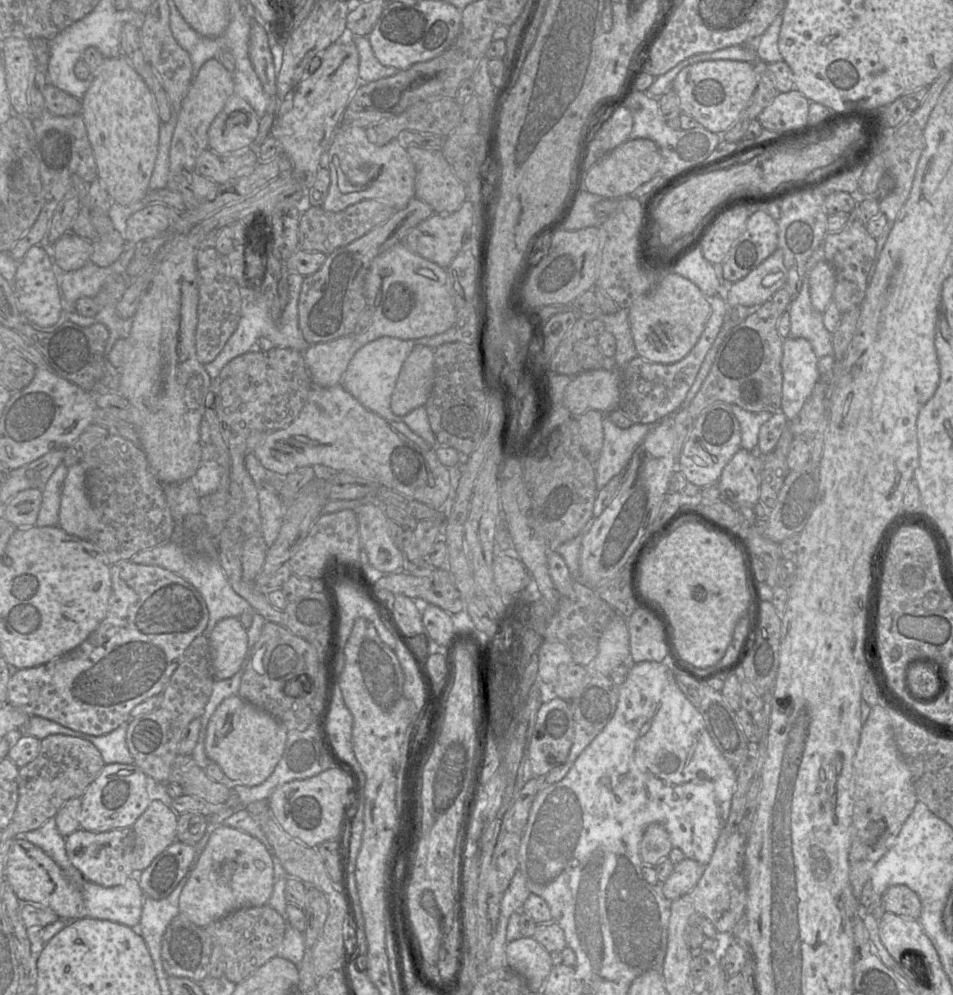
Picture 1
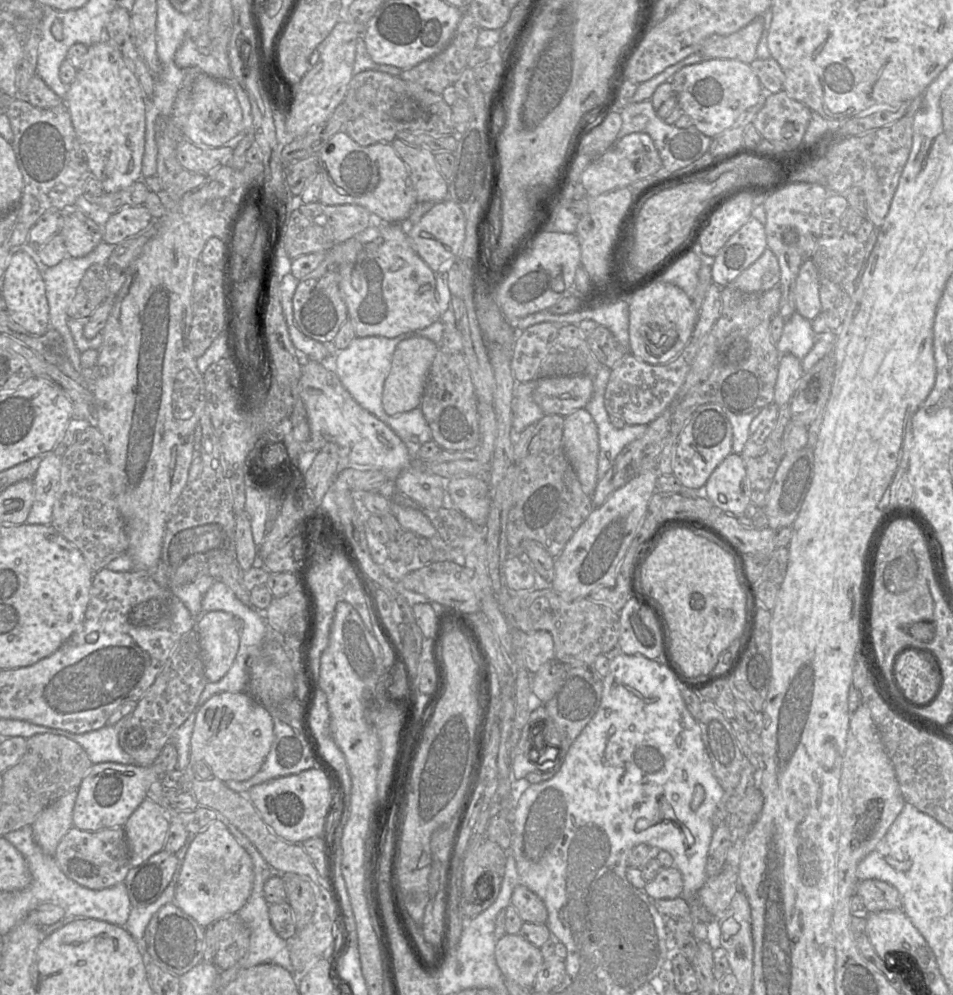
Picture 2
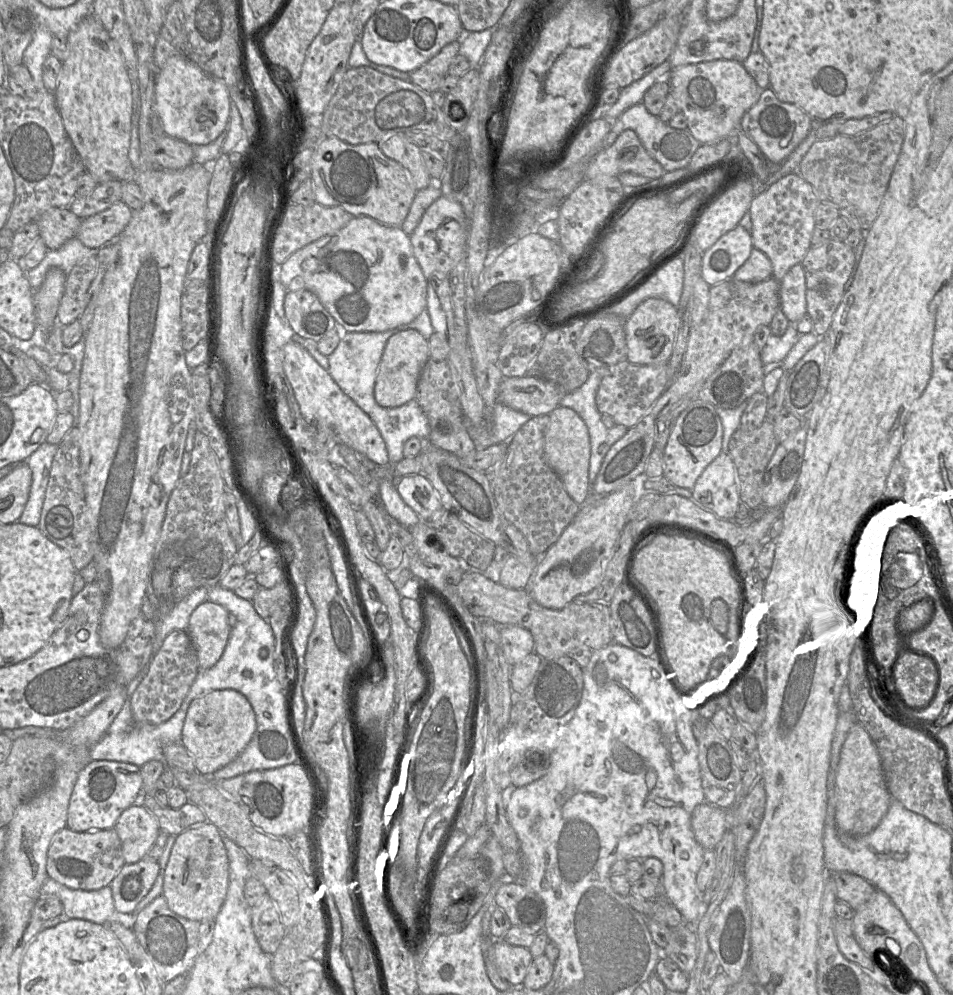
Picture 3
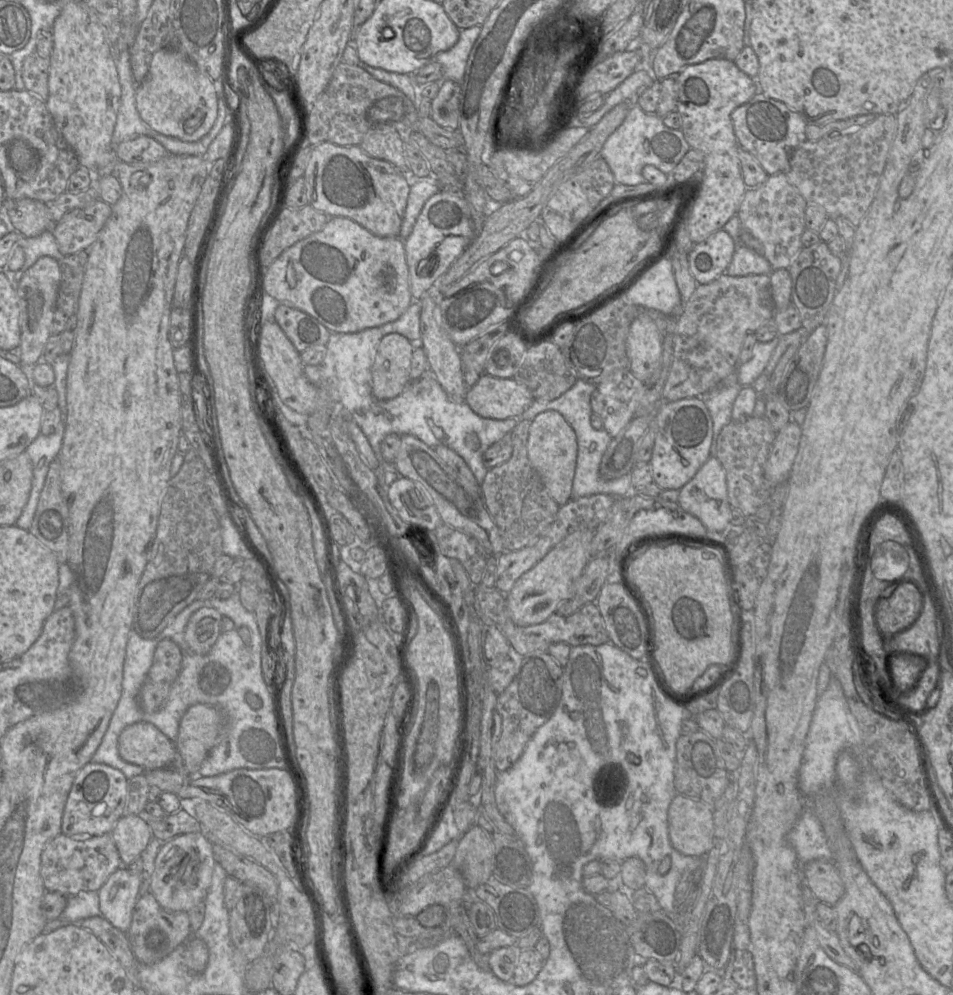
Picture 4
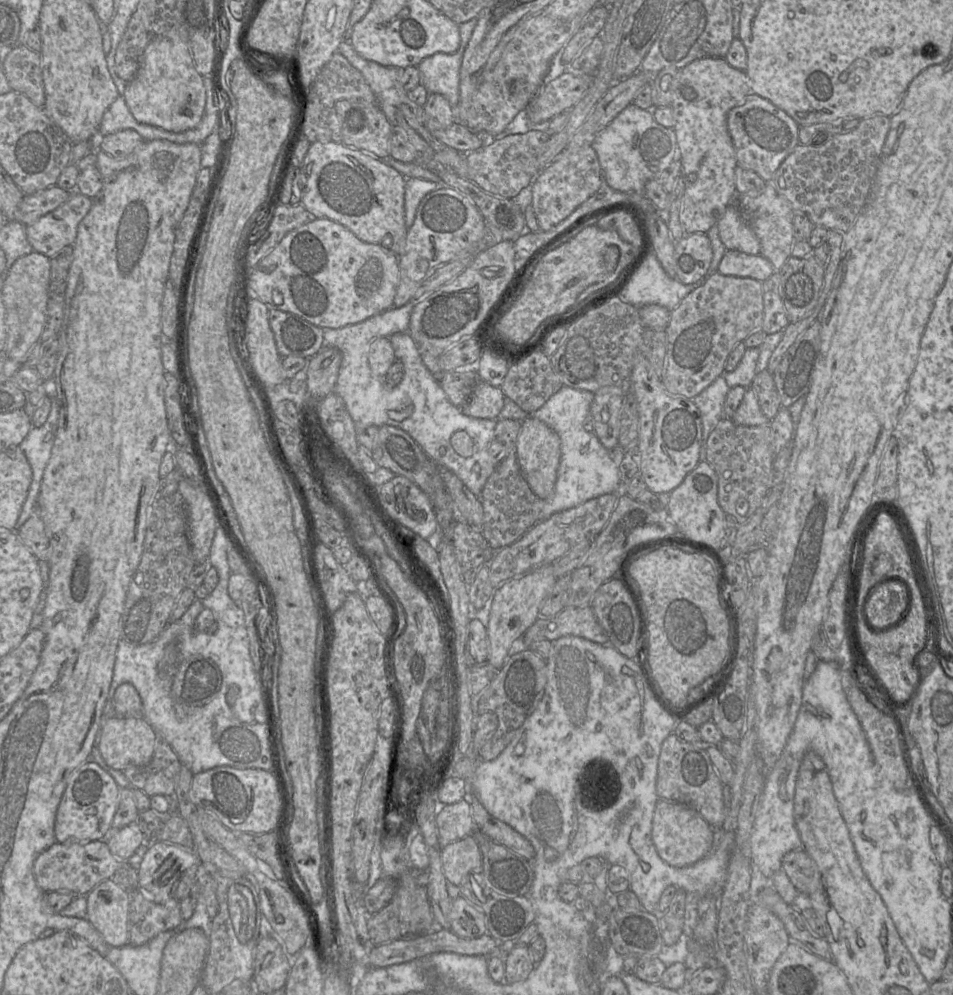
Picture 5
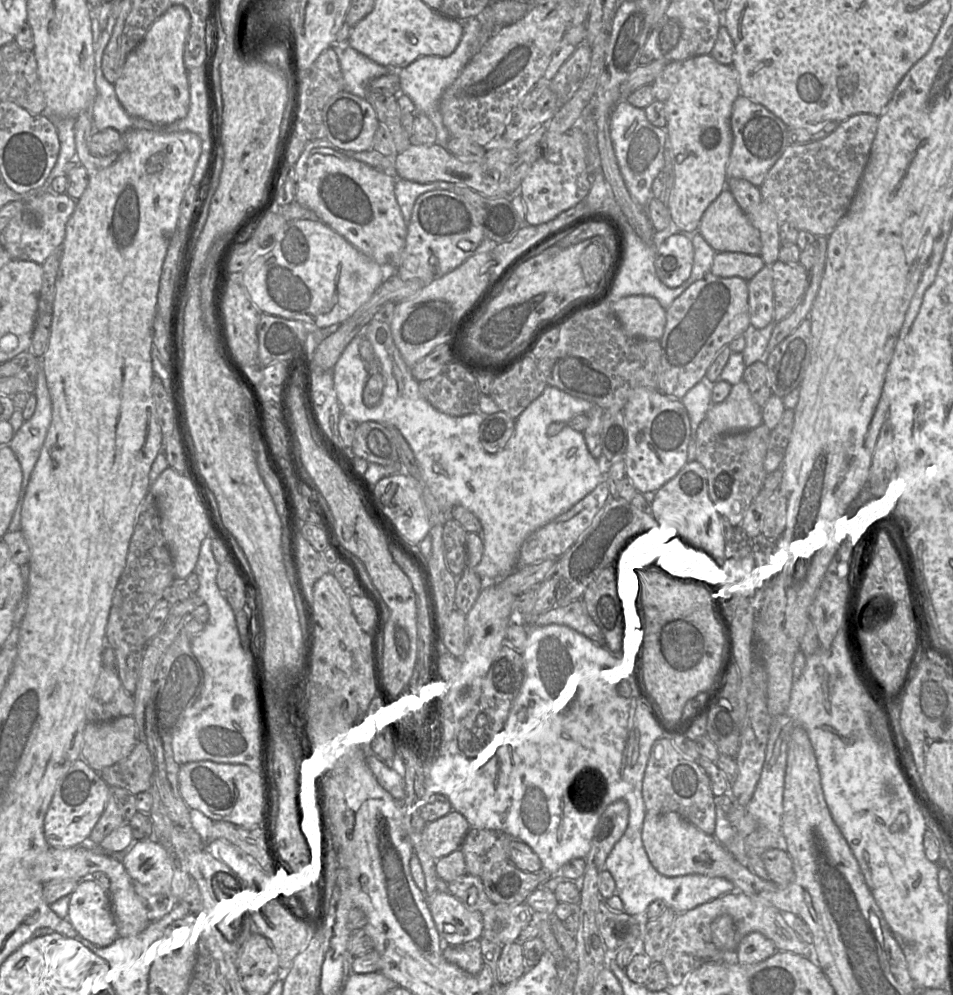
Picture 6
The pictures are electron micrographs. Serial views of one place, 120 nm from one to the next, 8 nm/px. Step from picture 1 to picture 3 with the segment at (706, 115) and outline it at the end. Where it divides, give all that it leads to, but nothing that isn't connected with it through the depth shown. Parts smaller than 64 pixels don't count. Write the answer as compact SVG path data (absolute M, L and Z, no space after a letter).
M735 60L687 64L670 73L670 93L687 120L687 129L701 144L737 134L743 115L759 100L763 90Z

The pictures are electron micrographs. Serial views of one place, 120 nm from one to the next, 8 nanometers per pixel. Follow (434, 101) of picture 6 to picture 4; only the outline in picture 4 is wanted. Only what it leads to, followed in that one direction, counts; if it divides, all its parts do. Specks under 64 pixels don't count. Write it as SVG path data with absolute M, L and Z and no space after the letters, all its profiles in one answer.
M480 25L461 29L456 44L449 50L435 56L435 62L441 65L444 80L452 80L462 84L470 51L480 32Z

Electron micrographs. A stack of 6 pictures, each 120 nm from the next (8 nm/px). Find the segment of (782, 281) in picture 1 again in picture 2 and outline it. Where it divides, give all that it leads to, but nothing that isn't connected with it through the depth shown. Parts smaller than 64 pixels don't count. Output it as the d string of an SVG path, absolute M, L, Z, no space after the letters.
M768 247L763 254L733 282L743 292L761 292L779 284L780 267L776 255Z

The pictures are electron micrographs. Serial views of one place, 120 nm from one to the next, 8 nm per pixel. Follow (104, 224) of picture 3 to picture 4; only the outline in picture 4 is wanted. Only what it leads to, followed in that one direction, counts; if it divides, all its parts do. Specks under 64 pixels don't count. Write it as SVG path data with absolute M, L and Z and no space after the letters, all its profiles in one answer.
M97 199L87 206L65 214L50 229L59 251L70 255L87 250L111 215L112 205Z

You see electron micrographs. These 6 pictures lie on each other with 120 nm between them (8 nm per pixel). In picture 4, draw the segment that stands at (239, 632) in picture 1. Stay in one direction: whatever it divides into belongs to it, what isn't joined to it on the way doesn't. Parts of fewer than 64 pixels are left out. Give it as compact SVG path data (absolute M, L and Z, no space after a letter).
M203 607L190 617L185 629L189 650L198 655L207 654L221 634L223 616L214 608Z

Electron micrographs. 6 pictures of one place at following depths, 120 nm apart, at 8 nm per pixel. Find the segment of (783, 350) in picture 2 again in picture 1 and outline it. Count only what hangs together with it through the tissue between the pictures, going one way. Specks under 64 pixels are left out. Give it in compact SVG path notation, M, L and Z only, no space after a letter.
M822 242L809 258L801 289L787 309L790 316L789 337L806 339L818 359L823 356L833 356L832 333L825 328L822 313L815 310L811 304L808 284L809 273L823 260L825 251Z

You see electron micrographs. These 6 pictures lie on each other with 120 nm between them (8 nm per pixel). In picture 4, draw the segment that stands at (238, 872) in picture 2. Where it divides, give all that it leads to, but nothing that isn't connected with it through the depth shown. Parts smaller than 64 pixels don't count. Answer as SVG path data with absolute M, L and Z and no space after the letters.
M202 831L175 836L164 841L158 851L150 876L150 893L165 910L188 912L204 902L215 864L212 842Z

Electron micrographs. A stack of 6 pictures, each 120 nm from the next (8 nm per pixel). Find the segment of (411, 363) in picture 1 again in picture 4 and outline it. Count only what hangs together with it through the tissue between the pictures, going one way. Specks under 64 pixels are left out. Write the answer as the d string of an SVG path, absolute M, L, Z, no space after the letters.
M399 333L385 335L372 365L372 393L379 400L397 397L410 382L414 344Z

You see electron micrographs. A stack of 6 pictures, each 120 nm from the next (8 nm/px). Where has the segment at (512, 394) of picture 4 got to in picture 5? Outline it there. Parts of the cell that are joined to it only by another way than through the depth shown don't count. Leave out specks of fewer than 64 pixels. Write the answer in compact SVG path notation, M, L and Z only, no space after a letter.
M480 380L469 401L460 409L464 414L474 418L498 420L505 398L500 387L492 386Z

